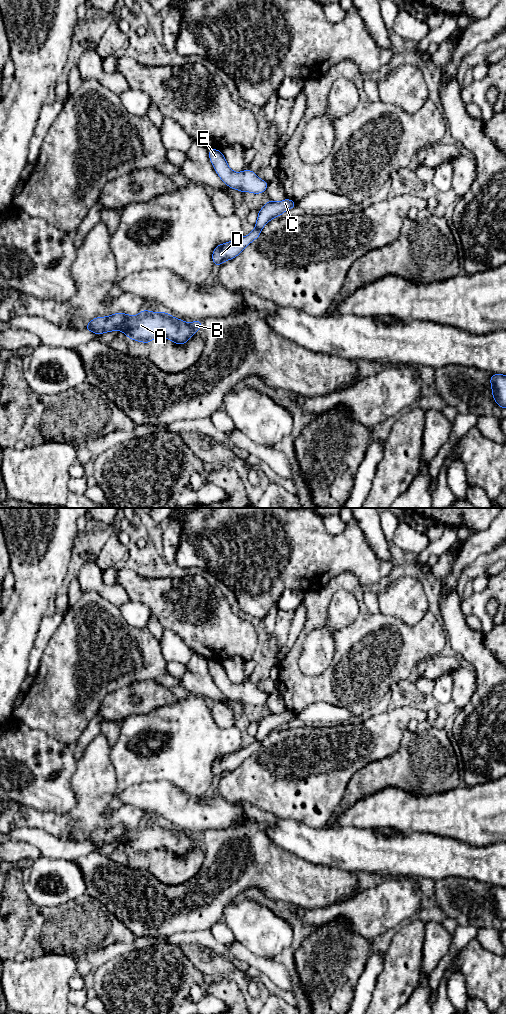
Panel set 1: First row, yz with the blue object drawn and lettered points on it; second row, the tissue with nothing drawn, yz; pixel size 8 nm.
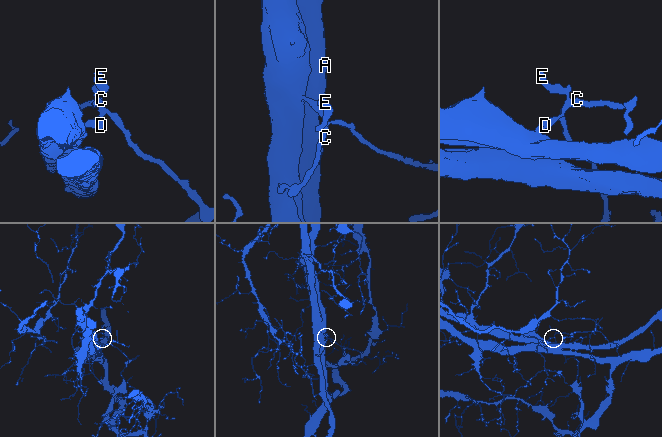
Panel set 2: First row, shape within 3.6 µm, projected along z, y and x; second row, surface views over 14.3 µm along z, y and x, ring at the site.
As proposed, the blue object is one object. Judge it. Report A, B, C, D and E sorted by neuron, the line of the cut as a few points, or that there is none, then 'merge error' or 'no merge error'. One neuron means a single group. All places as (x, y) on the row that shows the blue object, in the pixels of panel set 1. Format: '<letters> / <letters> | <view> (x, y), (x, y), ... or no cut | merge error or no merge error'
A B C E / D | yz (255, 227), (260, 230) | merge error

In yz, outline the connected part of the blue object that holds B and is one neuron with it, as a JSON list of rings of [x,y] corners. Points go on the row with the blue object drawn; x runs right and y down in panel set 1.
[[[142,310],[137,316],[122,312],[107,317],[96,317],[88,322],[86,330],[100,335],[104,332],[120,330],[128,335],[128,339],[148,343],[156,338],[165,337],[182,345],[185,344],[198,329],[202,329],[202,320],[193,320],[191,324],[174,318],[162,311],[160,313]]]

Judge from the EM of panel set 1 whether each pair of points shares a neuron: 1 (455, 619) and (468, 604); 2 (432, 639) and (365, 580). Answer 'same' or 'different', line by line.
1: different
2: different

